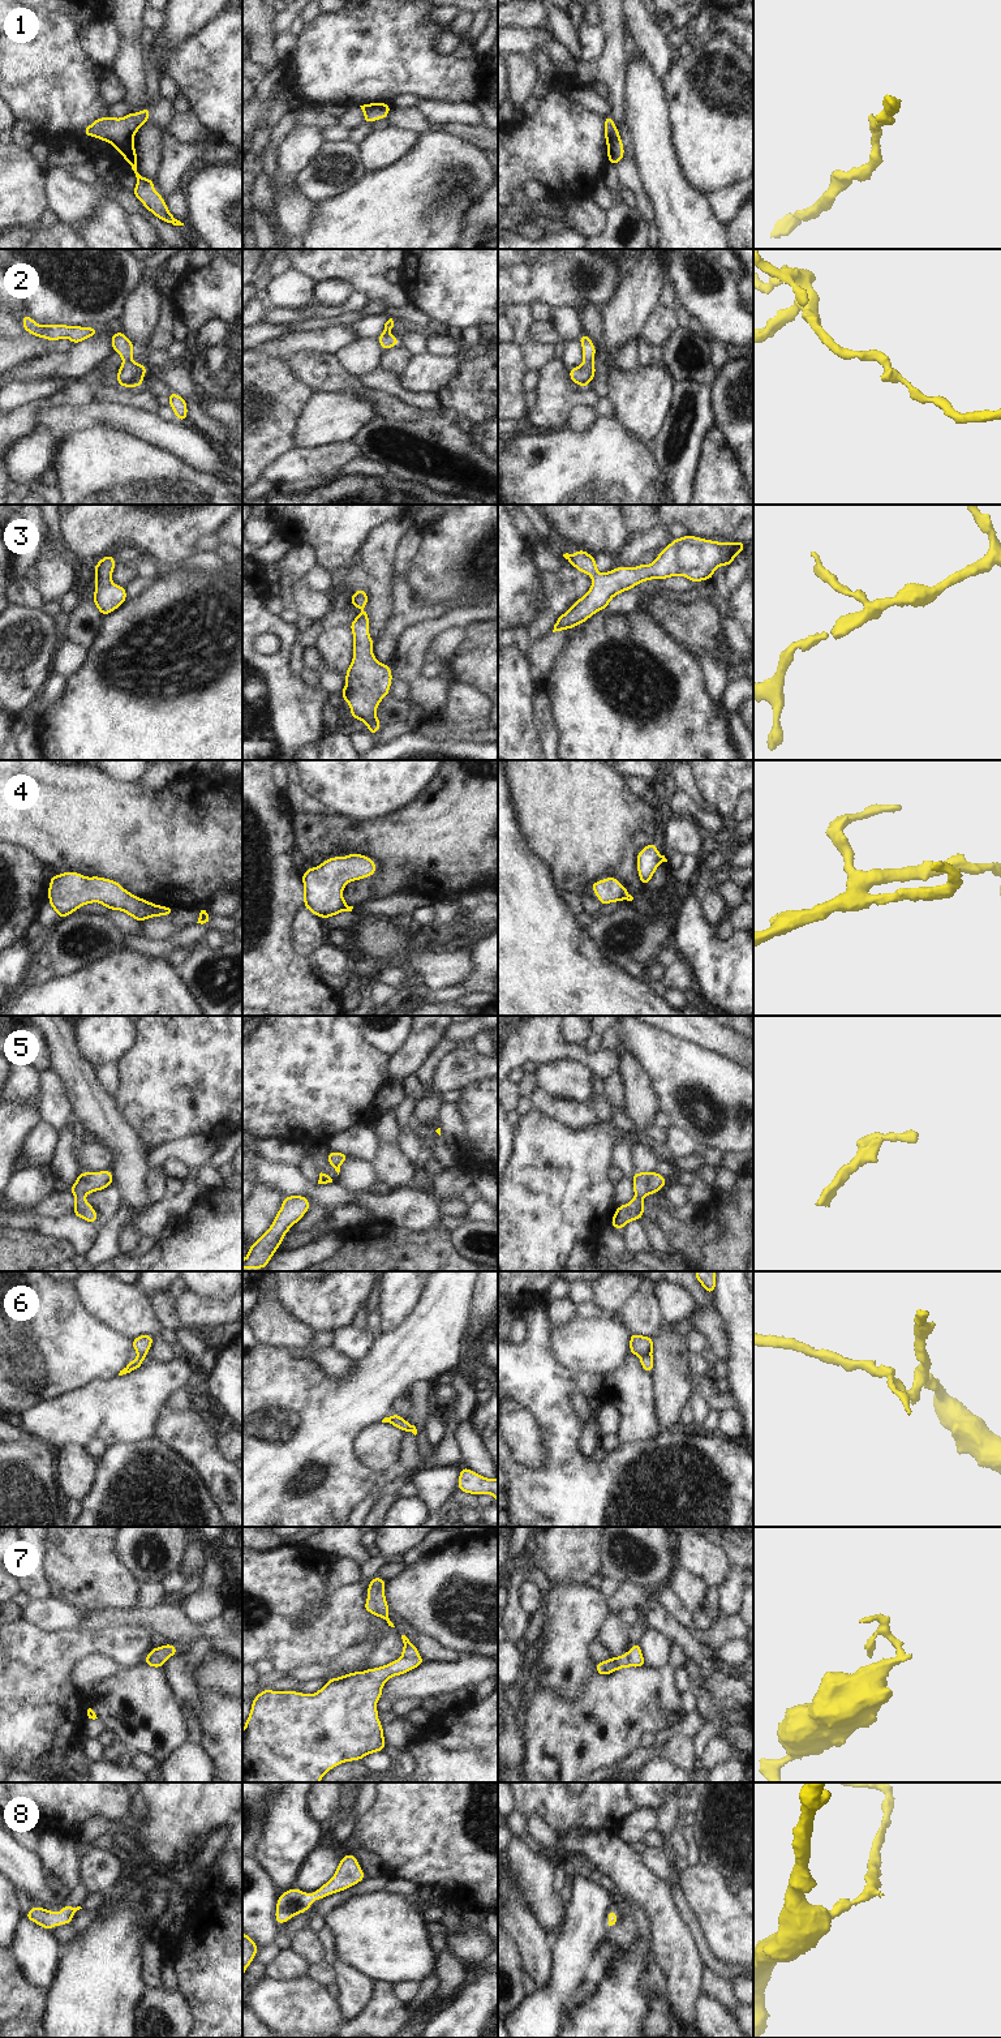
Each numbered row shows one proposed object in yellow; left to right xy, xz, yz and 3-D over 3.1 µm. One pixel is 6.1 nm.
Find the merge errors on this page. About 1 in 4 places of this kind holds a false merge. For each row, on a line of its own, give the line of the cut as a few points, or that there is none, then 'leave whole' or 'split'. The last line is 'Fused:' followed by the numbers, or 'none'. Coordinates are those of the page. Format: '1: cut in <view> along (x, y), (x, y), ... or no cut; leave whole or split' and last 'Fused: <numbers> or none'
1: cut in xy along (132, 140), (116, 146); split
2: no cut; leave whole
3: no cut; leave whole
4: no cut; leave whole
5: no cut; leave whole
6: cut in yz along (651, 1352), (640, 1358); split
7: cut in xz along (419, 1655), (402, 1657); split
8: no cut; leave whole
Fused: 1, 6, 7

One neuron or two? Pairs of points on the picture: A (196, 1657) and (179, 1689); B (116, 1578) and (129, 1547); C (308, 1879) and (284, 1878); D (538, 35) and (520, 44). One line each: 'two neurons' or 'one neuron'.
A: one neuron
B: two neurons
C: two neurons
D: one neuron

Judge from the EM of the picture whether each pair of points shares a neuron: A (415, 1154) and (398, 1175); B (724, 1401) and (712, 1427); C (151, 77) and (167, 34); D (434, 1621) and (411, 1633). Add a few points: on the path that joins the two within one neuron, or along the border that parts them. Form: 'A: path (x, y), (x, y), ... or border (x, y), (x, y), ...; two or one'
A: border (396, 1144), (412, 1167), (413, 1183); two
B: border (710, 1408), (720, 1412); two
C: border (155, 35), (150, 48), (150, 60), (160, 74); two
D: border (392, 1612), (443, 1647); two

